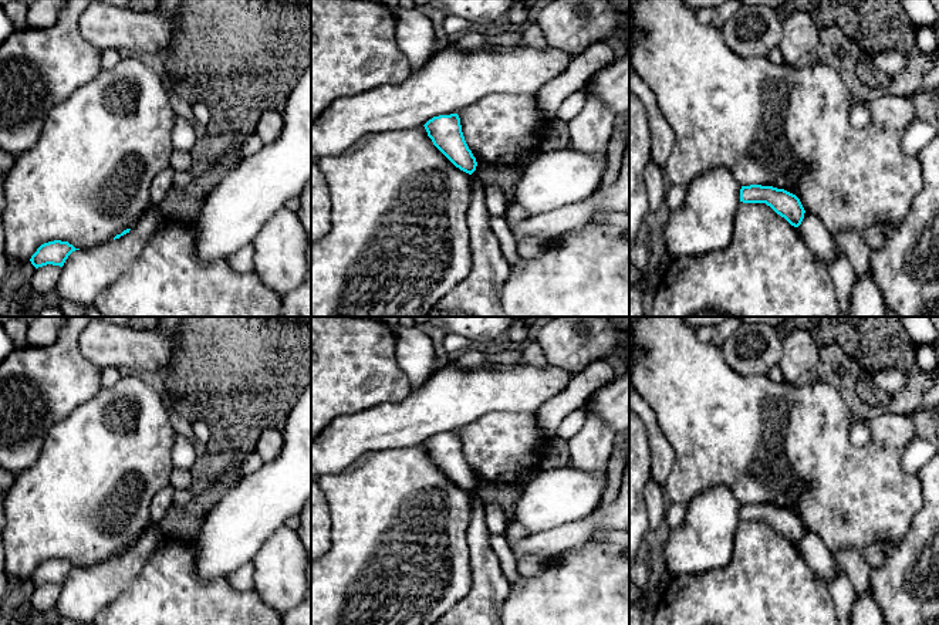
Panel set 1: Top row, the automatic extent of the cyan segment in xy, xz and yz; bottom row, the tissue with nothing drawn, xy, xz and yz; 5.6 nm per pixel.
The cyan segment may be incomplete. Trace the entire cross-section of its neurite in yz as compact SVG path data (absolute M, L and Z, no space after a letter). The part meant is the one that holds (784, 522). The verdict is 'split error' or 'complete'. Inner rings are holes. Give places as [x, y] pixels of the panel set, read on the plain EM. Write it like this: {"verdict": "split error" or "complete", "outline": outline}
{"verdict": "complete", "outline": "M742 504L740 520L766 521L794 545L801 543L805 531L800 517L796 513L773 504Z"}

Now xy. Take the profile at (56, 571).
{"verdict": "complete", "outline": "M54 558L41 562L37 570L31 574L31 582L38 587L47 582L63 585L68 574L80 567L75 567L68 560Z"}

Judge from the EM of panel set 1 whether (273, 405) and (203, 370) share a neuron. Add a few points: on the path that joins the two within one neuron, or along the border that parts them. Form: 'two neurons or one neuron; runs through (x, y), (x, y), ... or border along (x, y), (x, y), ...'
one neuron; runs through (256, 388), (237, 370), (220, 370)

